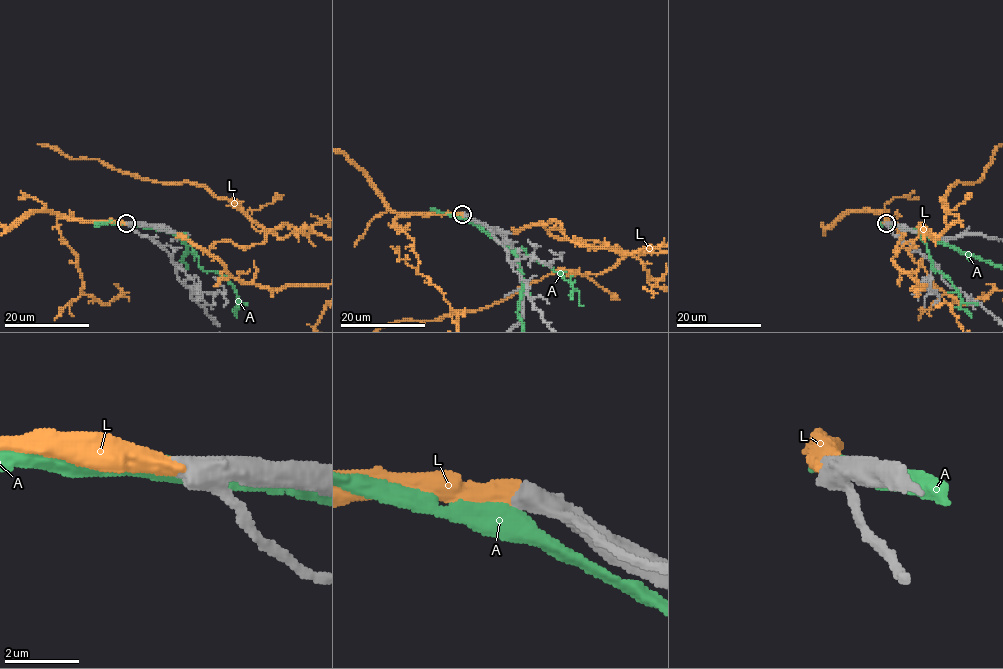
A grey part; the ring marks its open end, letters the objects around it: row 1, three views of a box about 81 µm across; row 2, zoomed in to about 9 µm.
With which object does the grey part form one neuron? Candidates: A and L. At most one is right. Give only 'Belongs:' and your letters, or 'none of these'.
Belongs: L

